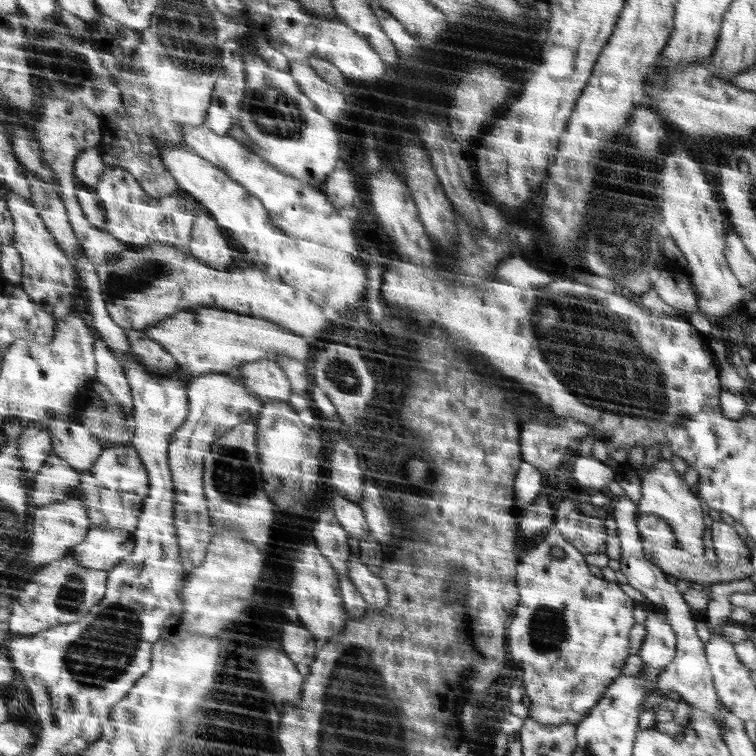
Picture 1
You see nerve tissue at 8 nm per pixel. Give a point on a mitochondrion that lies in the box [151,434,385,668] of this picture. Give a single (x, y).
(233, 476)

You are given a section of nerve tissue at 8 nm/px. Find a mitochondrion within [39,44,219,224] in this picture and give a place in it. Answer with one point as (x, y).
(81, 75)

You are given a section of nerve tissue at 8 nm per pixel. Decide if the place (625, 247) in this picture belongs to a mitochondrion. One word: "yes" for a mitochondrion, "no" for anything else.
yes

